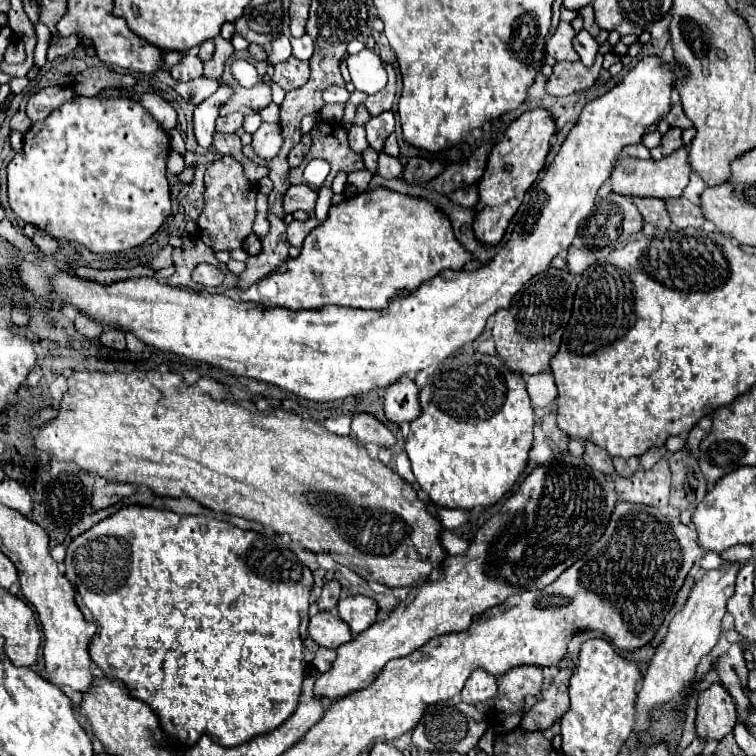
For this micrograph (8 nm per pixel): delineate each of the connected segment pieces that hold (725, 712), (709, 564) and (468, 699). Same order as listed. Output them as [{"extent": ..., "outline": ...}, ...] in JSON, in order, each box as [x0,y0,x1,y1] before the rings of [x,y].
[{"extent":[696,683,736,739],"outline":[[[712,683],[698,695],[696,729],[702,739],[722,739],[736,725],[736,705],[724,685]]]},{"extent":[700,553,738,569],"outline":[[[708,553],[702,561],[700,561],[700,567],[702,569],[720,569],[722,565],[738,565],[736,561],[726,561],[726,559],[722,559],[718,553]]]},{"extent":[462,669,498,705],"outline":[[[476,669],[462,689],[462,701],[470,705],[478,705],[482,701],[492,699],[496,691],[498,691],[496,677],[492,673],[486,673],[484,669]]]}]

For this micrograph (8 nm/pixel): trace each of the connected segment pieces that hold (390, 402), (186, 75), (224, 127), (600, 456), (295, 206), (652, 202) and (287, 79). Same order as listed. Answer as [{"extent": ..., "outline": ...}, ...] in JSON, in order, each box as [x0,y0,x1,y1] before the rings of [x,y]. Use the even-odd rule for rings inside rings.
[{"extent":[384,377,420,423],"outline":[[[402,377],[384,393],[384,415],[392,423],[410,423],[420,413],[418,387],[412,379]]]},{"extent":[170,49,202,81],"outline":[[[196,49],[194,51],[188,51],[182,57],[182,61],[170,69],[170,75],[176,81],[190,81],[190,79],[200,77],[202,75],[202,61],[200,61]]]},{"extent":[216,113,244,133],"outline":[[[230,113],[226,117],[216,119],[216,131],[218,133],[236,133],[236,129],[242,127],[244,115],[242,113]]]},{"extent":[584,443,614,475],"outline":[[[586,443],[584,463],[586,463],[588,467],[592,467],[594,471],[604,473],[604,475],[612,475],[612,473],[614,473],[614,465],[612,465],[610,455],[608,455],[604,449],[600,449],[600,447],[592,445],[592,443]]]},{"extent":[284,185,318,213],"outline":[[[292,185],[288,189],[288,193],[284,195],[284,211],[286,213],[294,213],[294,211],[314,211],[318,193],[308,187],[308,185]]]},{"extent":[632,197,670,229],"outline":[[[634,197],[632,199],[634,205],[638,207],[638,211],[642,213],[646,223],[652,223],[658,229],[666,229],[670,227],[670,217],[666,211],[666,205],[662,199],[642,199],[642,197]]]},{"extent":[272,57,310,91],"outline":[[[288,57],[282,63],[274,65],[274,75],[272,81],[276,85],[280,85],[284,91],[292,91],[302,87],[310,77],[310,69],[308,69],[308,61],[300,61],[296,57]]]}]

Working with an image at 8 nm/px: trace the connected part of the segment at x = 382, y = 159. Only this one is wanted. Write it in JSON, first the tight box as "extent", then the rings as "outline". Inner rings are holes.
{"extent":[378,153,404,177],"outline":[[[380,153],[378,157],[378,175],[382,177],[400,177],[404,169],[404,163],[398,157],[392,157],[388,153]]]}

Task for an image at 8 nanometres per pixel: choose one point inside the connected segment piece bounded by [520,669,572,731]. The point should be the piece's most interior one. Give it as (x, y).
(554, 702)

